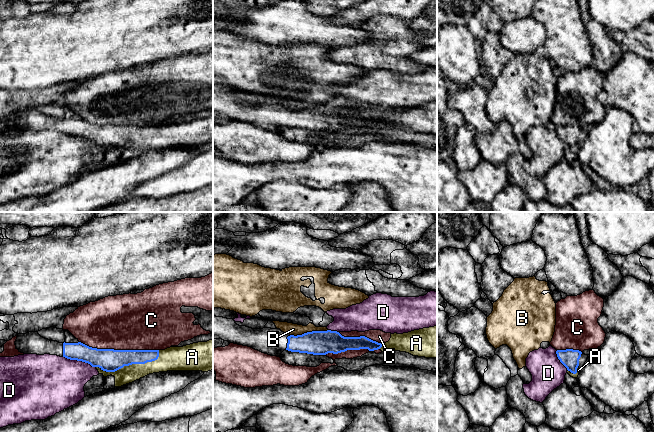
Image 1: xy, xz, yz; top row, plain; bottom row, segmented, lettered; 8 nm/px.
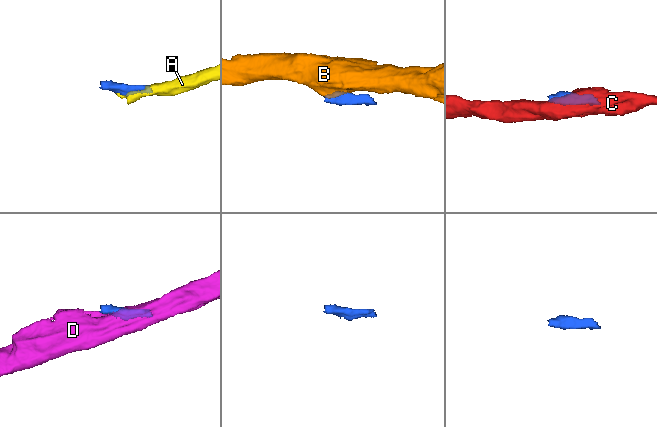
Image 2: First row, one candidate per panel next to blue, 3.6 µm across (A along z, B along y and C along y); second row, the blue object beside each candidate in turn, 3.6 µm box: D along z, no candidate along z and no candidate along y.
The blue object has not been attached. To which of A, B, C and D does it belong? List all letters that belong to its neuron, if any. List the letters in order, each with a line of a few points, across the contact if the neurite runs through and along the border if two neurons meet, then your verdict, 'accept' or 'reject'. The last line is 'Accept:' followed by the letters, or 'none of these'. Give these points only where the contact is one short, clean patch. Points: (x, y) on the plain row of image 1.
A: accept
B: line xz (327, 105), (290, 111); reject
C: reject
D: reject
Accept: A

